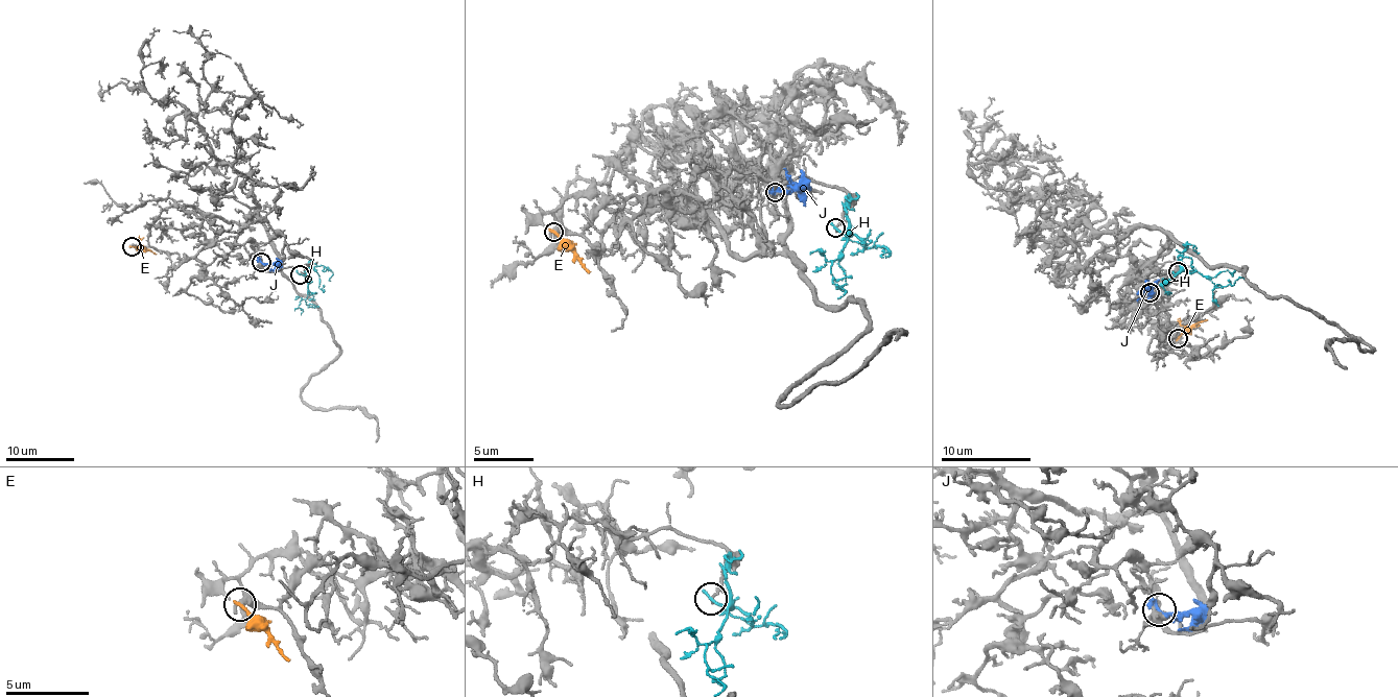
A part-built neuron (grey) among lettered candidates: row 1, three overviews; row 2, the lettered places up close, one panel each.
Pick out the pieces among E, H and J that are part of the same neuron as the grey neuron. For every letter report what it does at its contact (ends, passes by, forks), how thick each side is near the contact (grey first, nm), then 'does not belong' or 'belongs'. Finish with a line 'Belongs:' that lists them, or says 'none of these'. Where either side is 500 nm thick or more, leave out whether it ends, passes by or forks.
E: it ends | 440/200 nm | does not belong
H: it ends | 120/180 nm | does not belong
J: it ends | 380/320 nm | does not belong
Belongs: none of these

